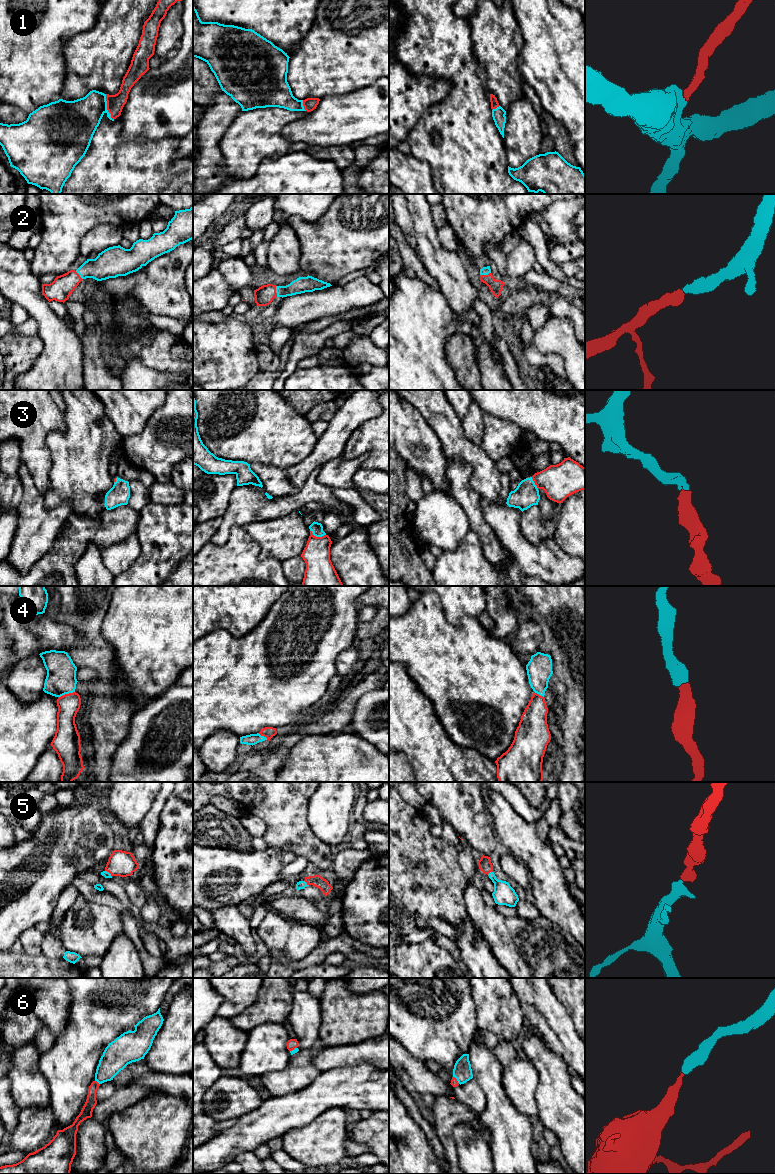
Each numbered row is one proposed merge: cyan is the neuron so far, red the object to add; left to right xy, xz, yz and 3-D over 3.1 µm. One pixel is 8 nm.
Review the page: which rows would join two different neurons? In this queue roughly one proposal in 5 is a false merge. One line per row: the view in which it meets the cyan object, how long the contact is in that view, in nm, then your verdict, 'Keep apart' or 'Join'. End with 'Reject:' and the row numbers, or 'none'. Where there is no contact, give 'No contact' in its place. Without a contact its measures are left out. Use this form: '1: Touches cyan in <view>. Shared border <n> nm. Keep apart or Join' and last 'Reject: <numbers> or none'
1: Touches cyan in xy. Shared border 220 nm. Join
2: Touches cyan in xz. Shared border 90 nm. Join
3: Touches cyan in xz. Shared border 130 nm. Join
4: Touches cyan in xy. Shared border 140 nm. Join
5: Touches cyan in yz. Shared border 50 nm. Join
6: Touches cyan in xy. Shared border 50 nm. Join
Reject: none

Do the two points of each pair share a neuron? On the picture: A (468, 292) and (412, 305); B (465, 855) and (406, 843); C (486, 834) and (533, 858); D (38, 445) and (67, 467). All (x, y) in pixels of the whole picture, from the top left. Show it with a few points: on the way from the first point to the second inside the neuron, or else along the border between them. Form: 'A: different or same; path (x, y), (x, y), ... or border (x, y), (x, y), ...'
A: different; border (439, 291), (453, 313)
B: different; border (442, 837), (456, 849), (458, 863), (467, 876)
C: different; border (495, 836), (499, 842)
D: different; border (50, 430), (46, 438), (51, 459), (48, 477)

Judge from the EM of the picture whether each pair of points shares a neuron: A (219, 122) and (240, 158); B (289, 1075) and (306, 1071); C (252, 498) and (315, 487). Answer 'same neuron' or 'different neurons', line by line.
A: different neurons
B: same neuron
C: same neuron

